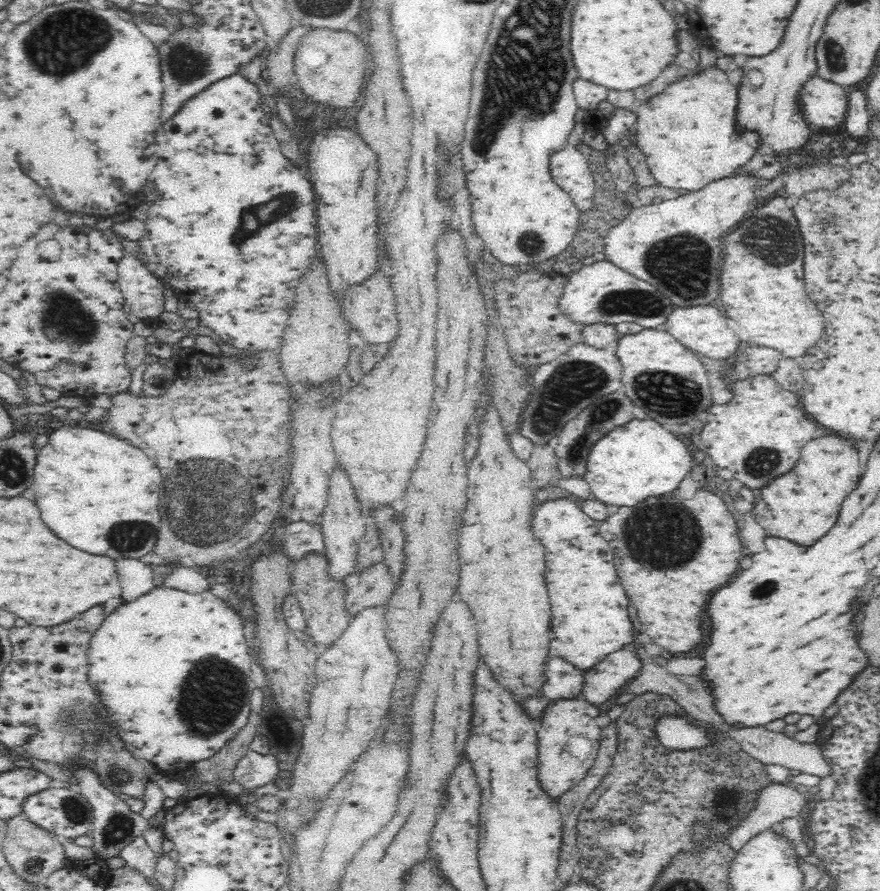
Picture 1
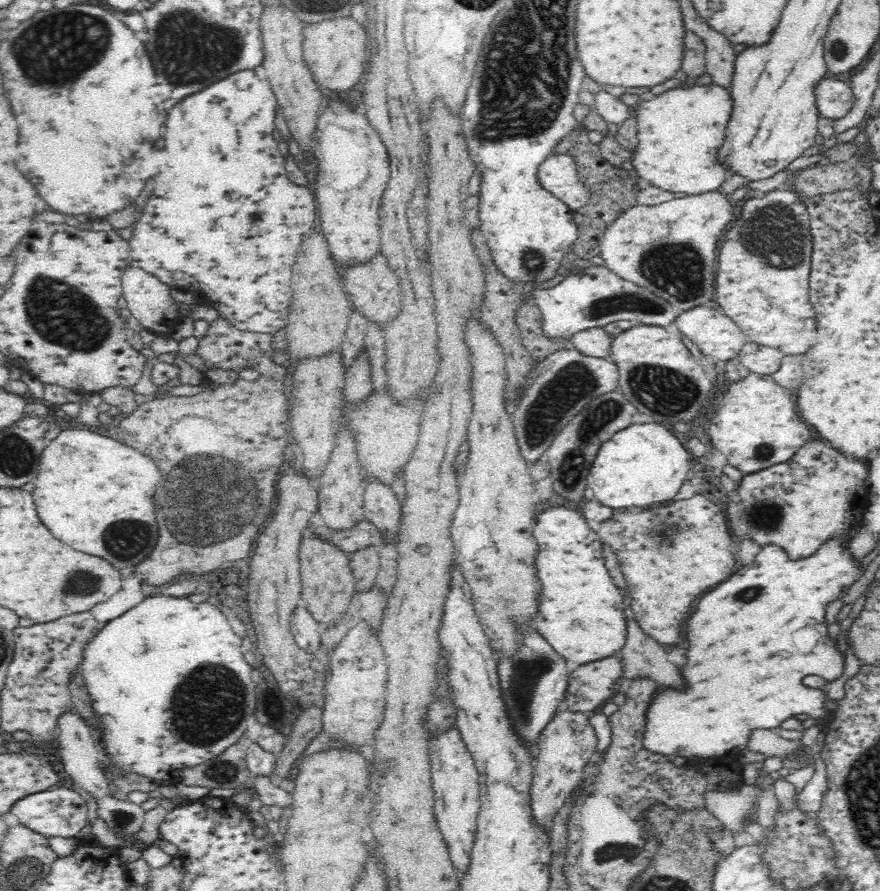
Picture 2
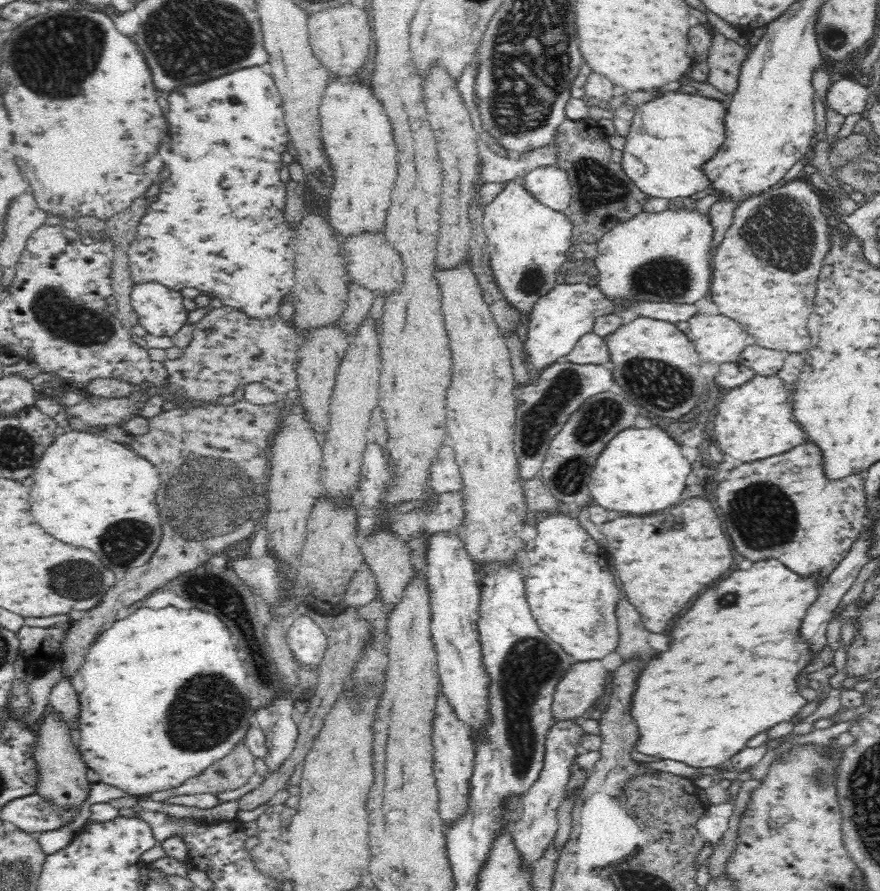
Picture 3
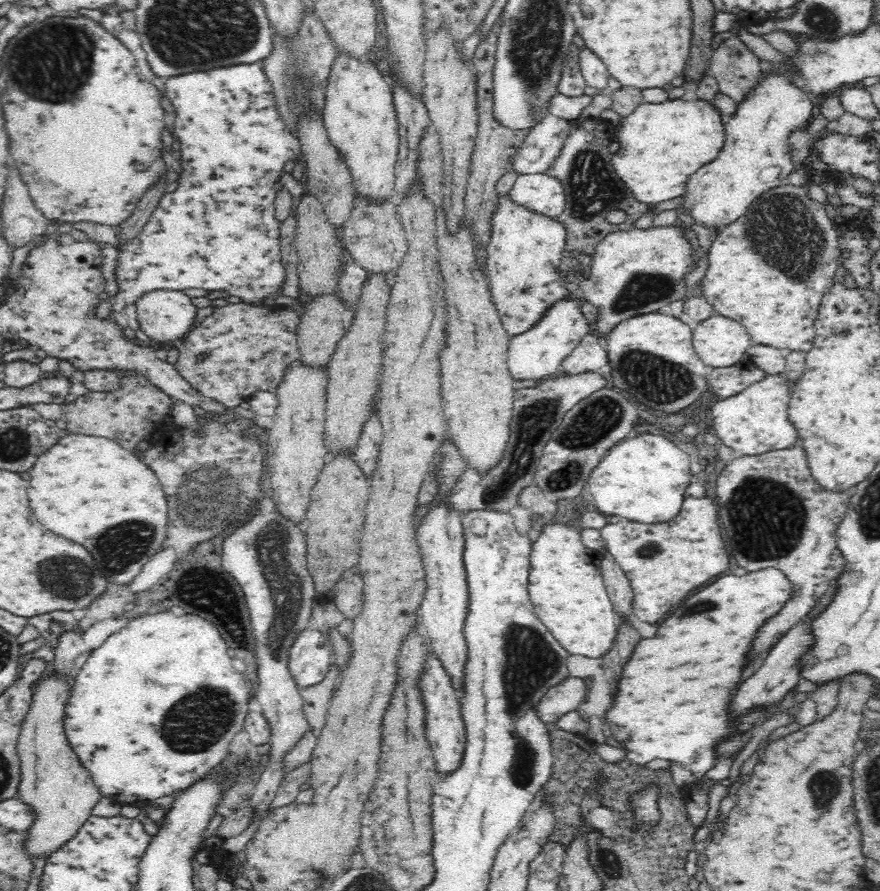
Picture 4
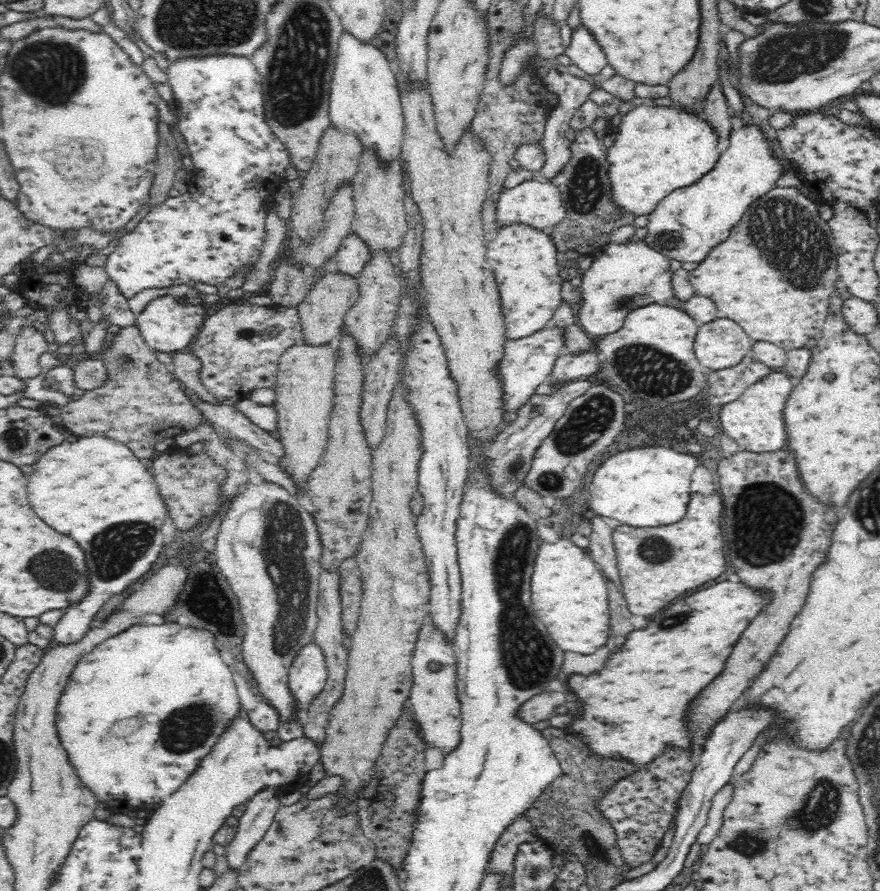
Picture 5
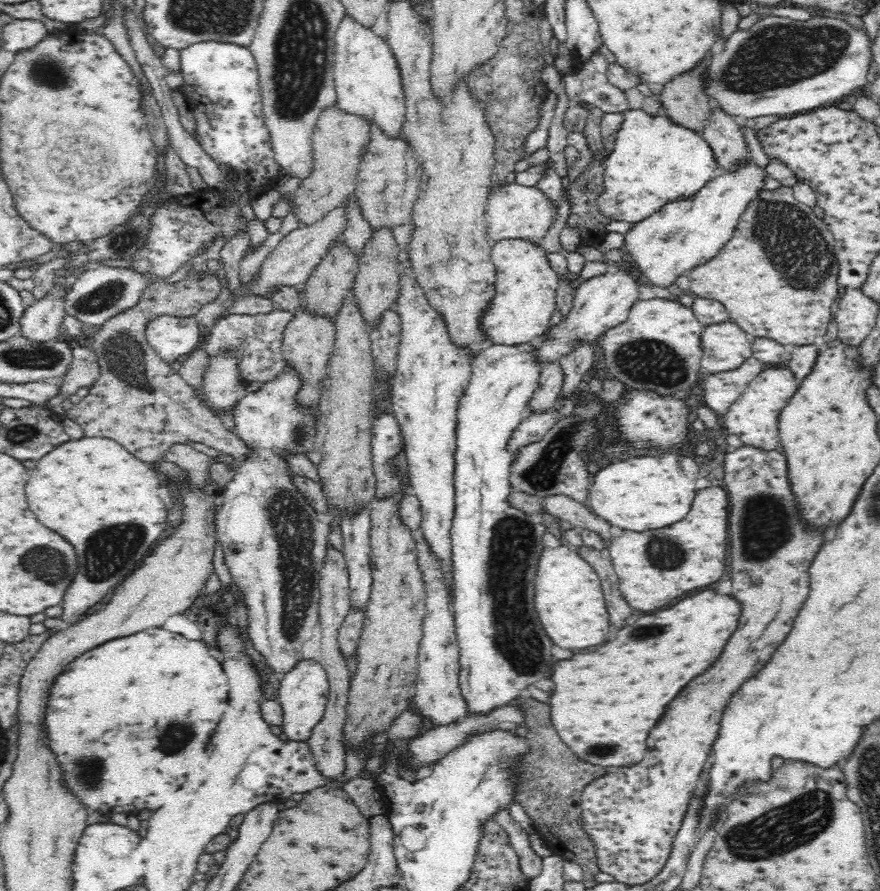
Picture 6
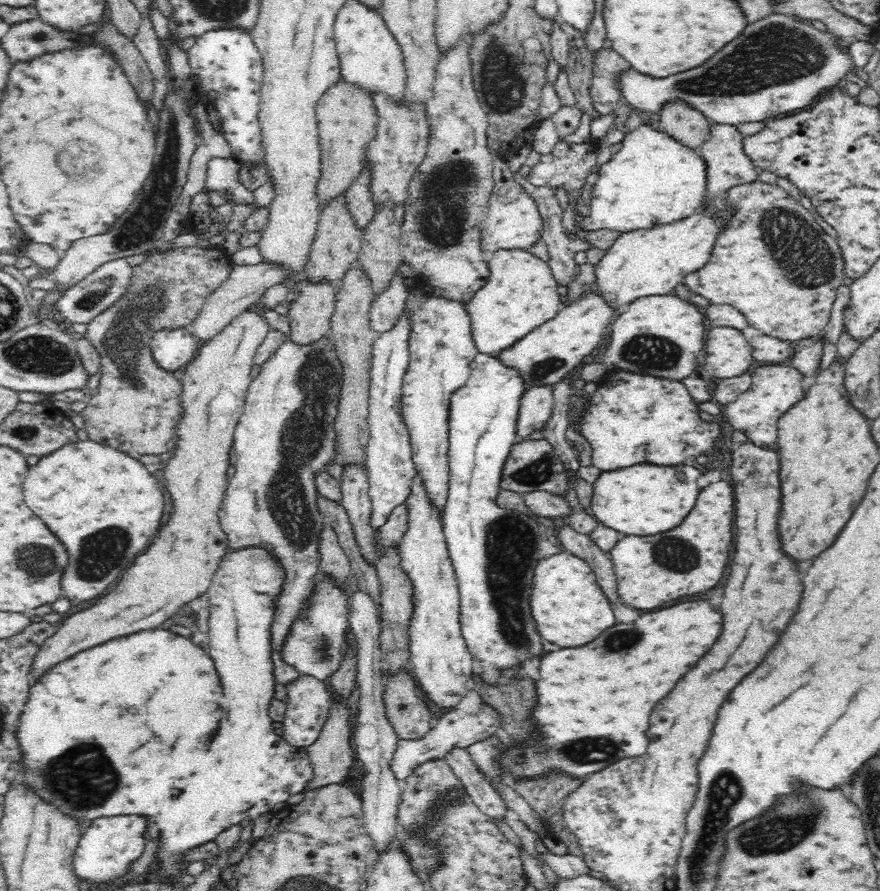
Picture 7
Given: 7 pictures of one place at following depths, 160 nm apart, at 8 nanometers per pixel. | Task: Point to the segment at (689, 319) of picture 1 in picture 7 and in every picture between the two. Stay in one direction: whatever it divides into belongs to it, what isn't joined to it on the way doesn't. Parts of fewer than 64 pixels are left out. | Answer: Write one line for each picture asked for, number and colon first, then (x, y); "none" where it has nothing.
2: (716, 335)
3: (716, 337)
4: (719, 341)
5: (718, 344)
6: (724, 346)
7: (727, 353)

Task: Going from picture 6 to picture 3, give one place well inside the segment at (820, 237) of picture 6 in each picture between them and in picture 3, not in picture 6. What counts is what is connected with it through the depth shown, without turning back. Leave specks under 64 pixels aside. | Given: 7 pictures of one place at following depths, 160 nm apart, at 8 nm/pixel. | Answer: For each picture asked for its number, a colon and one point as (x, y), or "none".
3: (773, 304)
4: (788, 229)
5: (738, 275)

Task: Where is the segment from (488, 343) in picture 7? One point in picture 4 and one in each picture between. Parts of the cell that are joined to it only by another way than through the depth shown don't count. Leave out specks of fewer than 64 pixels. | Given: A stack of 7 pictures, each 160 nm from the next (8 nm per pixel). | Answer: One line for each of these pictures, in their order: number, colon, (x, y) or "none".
4: (526, 273)
5: (522, 257)
6: (526, 284)

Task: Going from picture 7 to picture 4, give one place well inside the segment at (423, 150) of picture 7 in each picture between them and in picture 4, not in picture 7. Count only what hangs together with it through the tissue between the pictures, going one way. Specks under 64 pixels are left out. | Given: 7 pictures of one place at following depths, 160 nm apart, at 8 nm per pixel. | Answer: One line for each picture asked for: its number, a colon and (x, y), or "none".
4: (372, 236)
5: (379, 221)
6: (388, 178)

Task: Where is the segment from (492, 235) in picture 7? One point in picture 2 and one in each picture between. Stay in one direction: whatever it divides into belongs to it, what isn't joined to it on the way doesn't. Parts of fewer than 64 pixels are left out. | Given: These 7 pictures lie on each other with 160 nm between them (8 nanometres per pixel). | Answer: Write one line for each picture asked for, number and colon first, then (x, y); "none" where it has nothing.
2: (559, 173)
3: (550, 184)
4: (541, 192)
5: (539, 204)
6: (513, 210)

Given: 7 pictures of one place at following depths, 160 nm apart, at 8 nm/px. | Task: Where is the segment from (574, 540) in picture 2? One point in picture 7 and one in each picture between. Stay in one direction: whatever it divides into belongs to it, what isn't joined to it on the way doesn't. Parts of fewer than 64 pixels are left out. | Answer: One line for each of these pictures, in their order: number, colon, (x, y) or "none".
3: (572, 594)
4: (566, 588)
5: (569, 594)
6: (569, 600)
7: (567, 602)

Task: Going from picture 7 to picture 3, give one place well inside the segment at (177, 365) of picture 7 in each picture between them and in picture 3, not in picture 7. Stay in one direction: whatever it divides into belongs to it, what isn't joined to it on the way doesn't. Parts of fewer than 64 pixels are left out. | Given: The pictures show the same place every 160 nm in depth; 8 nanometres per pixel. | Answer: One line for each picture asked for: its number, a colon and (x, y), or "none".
3: (159, 309)
4: (166, 316)
5: (168, 324)
6: (172, 337)

